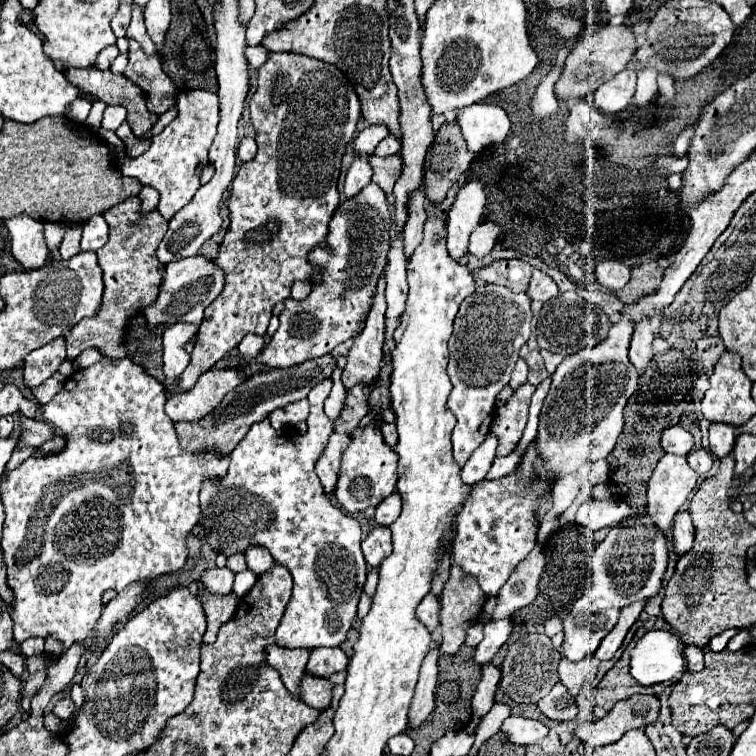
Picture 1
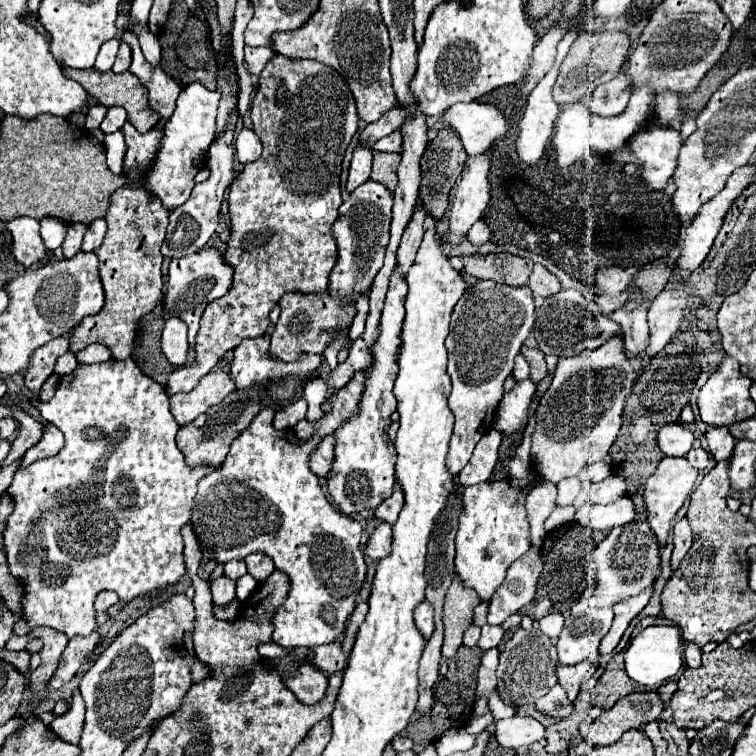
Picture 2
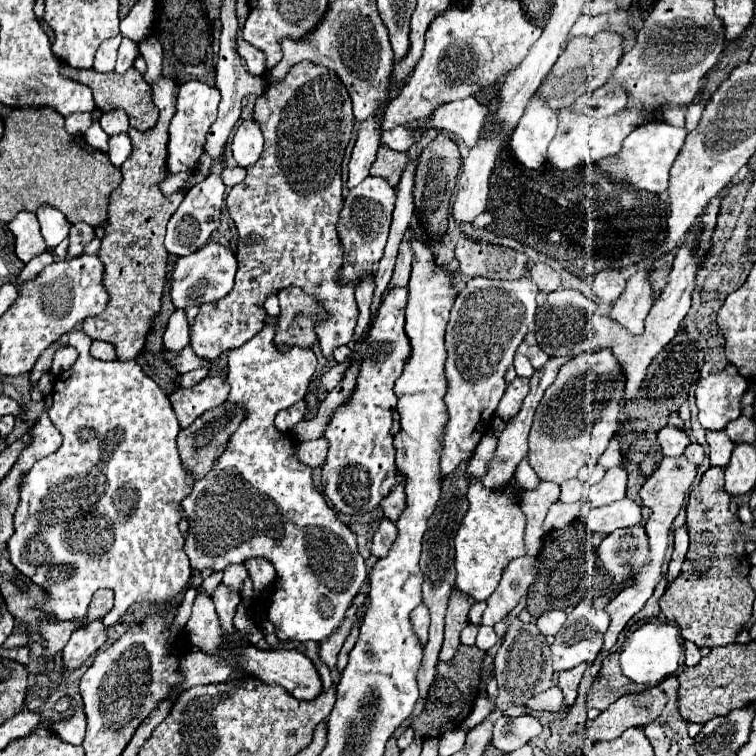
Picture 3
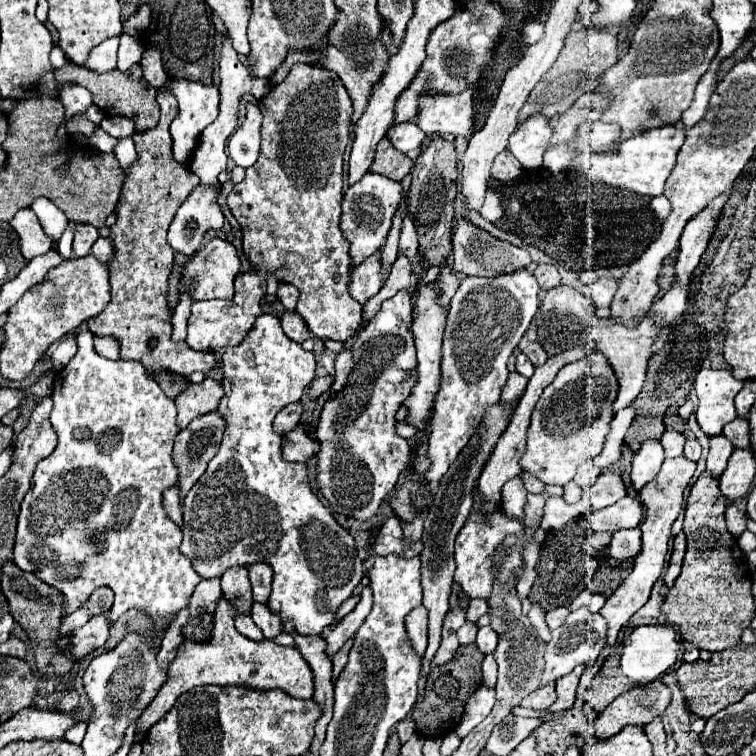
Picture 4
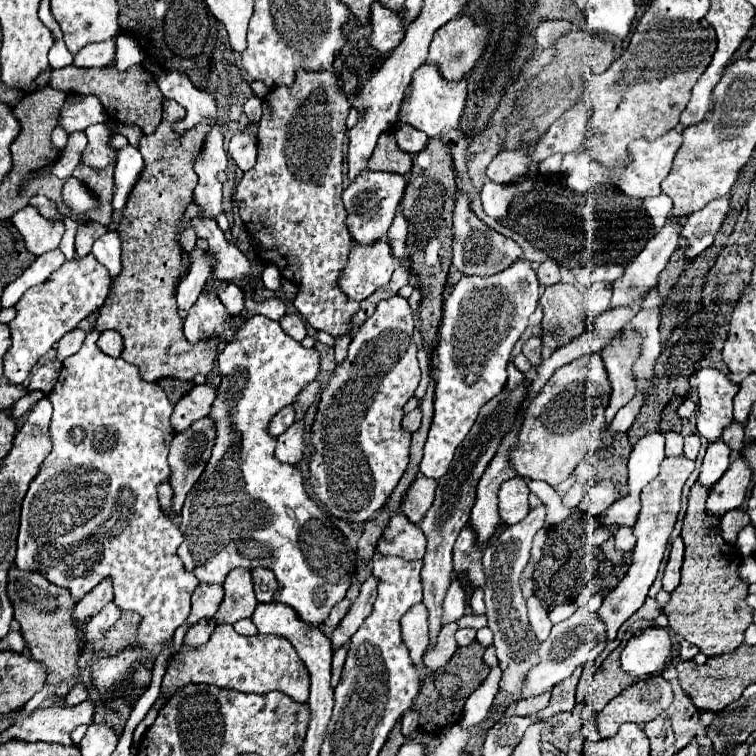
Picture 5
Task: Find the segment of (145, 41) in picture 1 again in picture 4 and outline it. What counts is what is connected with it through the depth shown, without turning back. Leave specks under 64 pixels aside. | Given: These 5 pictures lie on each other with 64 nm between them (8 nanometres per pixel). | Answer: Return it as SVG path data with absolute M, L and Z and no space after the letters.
M150 44L150 46L144 50L142 60L140 60L140 66L142 66L144 78L146 78L146 82L148 82L150 86L160 88L160 86L168 80L164 68L162 68L162 56L160 56L160 50L158 50L154 44Z

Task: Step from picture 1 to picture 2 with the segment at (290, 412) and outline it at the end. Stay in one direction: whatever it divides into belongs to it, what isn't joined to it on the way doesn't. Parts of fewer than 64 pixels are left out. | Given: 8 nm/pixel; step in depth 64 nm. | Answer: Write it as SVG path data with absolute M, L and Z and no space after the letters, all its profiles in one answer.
M300 398L300 400L294 400L287 406L280 406L276 410L273 426L276 430L290 429L304 418L306 418L306 400Z

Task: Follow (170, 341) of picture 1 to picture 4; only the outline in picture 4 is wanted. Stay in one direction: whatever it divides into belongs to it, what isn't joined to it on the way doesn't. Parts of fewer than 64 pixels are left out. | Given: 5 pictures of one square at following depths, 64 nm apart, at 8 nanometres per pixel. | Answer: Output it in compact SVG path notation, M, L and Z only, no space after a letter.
M184 294L172 314L172 340L174 342L186 340L186 324L190 318L190 306L192 306L192 300L188 294Z

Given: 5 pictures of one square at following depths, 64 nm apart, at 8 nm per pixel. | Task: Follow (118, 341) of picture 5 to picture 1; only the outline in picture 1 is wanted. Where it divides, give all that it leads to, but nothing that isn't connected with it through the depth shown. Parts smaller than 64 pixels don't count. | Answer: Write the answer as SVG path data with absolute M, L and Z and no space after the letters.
M84 350L76 360L74 360L74 368L76 370L82 370L82 368L88 368L92 366L94 362L100 362L102 360L102 354L98 354L98 350Z

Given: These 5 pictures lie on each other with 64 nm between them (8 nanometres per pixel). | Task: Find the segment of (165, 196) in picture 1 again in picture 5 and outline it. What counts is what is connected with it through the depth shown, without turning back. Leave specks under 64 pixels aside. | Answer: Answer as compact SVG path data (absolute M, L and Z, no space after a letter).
M160 72L158 88L166 98L176 100L182 108L186 108L186 116L174 124L174 132L178 136L186 134L190 128L200 124L202 120L214 122L218 116L218 106L214 94L202 88L196 88L184 74L180 72Z

